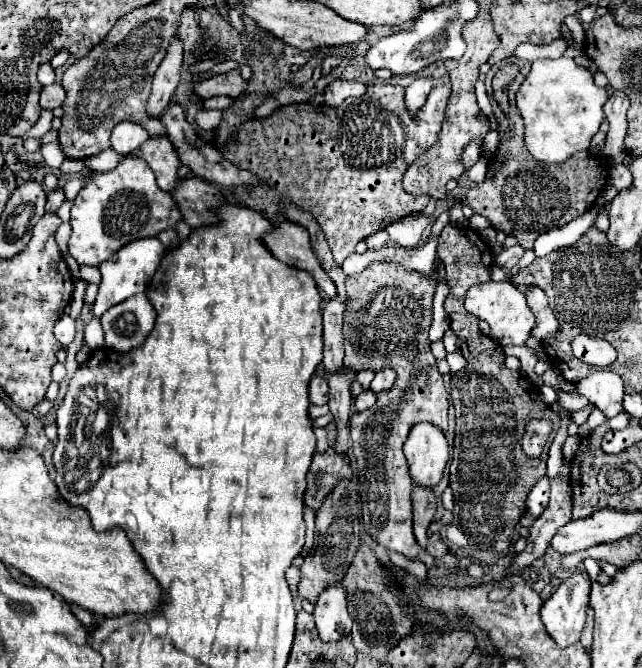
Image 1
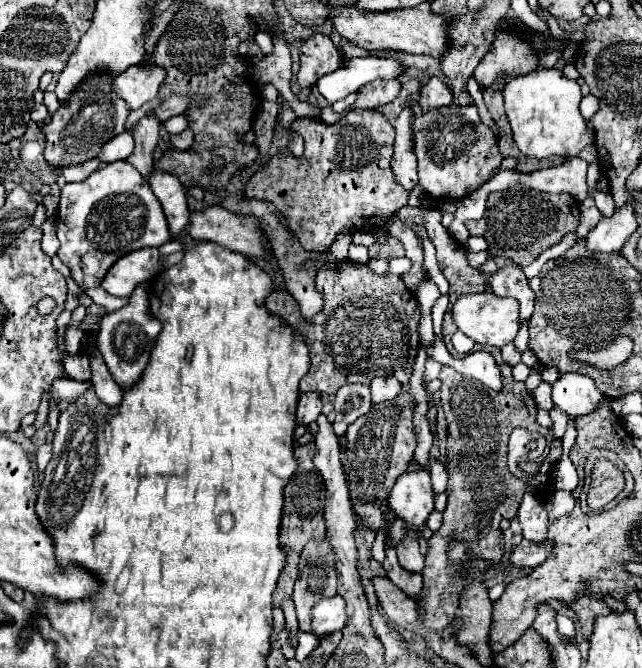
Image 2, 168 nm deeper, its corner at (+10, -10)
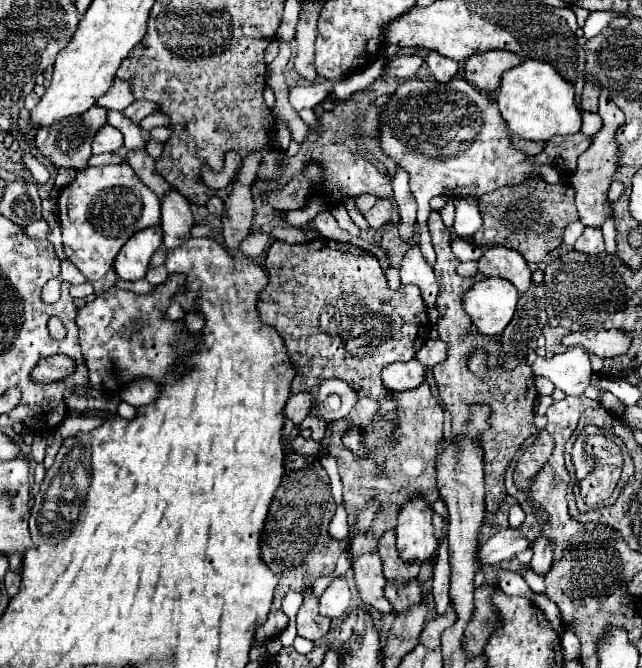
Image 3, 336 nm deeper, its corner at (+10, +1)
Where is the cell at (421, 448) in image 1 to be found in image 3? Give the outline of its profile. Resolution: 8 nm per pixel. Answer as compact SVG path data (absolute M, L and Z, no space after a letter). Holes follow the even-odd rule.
M415 497L401 509L401 521L397 523L397 551L405 563L435 563L437 539L431 525L431 505L425 505L421 497Z

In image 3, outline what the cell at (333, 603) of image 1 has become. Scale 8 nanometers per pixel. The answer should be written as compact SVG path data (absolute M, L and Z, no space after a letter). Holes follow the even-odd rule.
M333 579L329 583L329 587L323 591L323 595L319 597L319 613L329 617L329 619L337 619L343 617L349 609L349 585L345 579Z

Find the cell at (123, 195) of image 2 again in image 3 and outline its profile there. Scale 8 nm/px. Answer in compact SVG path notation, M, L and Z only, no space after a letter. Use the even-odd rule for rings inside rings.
M127 163L103 165L83 169L77 173L73 183L61 189L57 213L63 229L63 251L67 259L71 259L71 263L89 281L97 281L105 277L119 249L133 233L159 223L161 201L151 189L141 185L139 177Z

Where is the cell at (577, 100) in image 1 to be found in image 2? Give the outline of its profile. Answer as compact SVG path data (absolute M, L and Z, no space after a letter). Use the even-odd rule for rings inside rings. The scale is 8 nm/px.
M551 68L515 76L505 84L503 96L513 138L523 156L575 158L589 142L593 142L593 134L579 112L579 102L583 98L579 84L577 80L569 80L563 70Z

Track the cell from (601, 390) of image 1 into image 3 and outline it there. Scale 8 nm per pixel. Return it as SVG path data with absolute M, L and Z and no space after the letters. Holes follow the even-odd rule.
M571 347L565 353L551 358L538 356L531 368L535 376L547 377L567 395L583 395L593 373L589 357L581 347Z

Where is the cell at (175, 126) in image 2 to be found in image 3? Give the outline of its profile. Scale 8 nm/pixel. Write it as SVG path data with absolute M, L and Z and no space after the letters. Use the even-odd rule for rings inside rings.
M151 113L151 115L147 115L141 123L139 123L139 127L143 129L143 131L151 131L151 129L155 129L155 127L161 127L161 125L167 125L167 121L165 121L165 117L161 117L161 113Z

